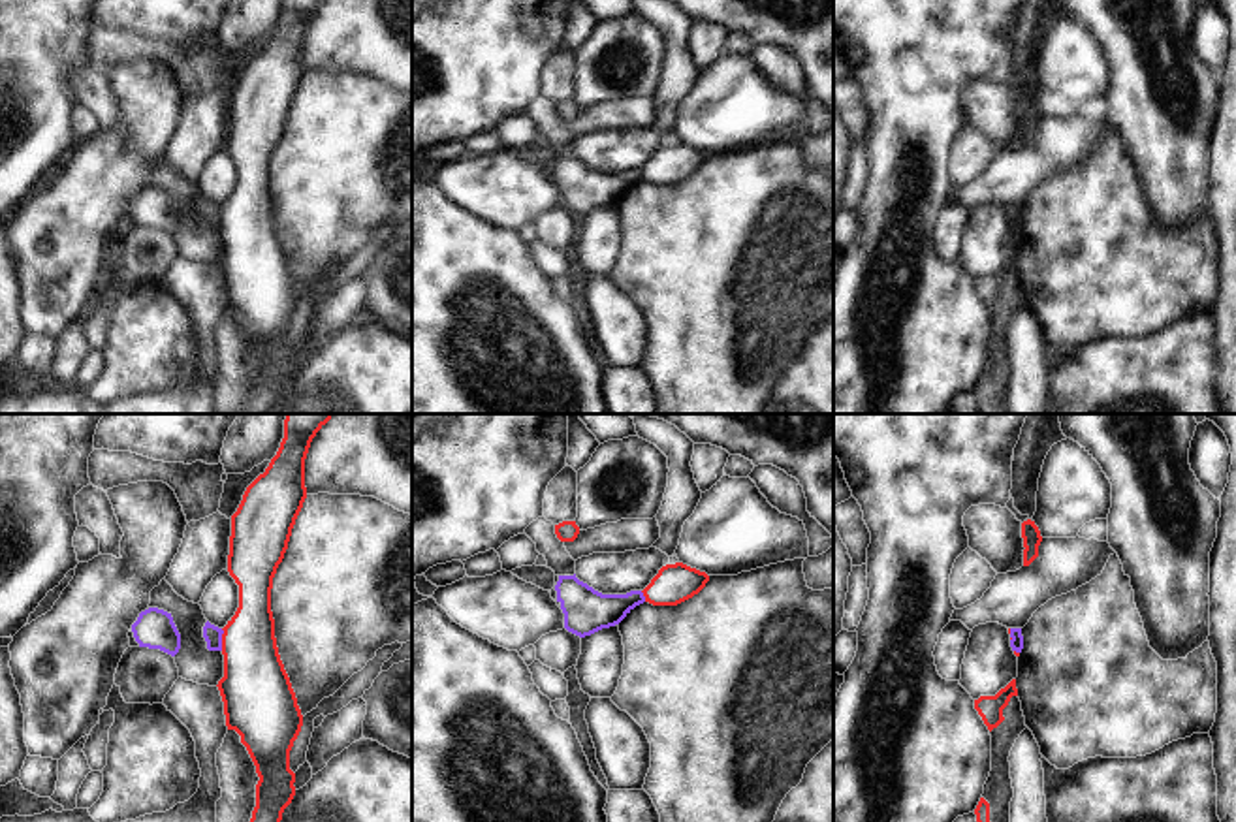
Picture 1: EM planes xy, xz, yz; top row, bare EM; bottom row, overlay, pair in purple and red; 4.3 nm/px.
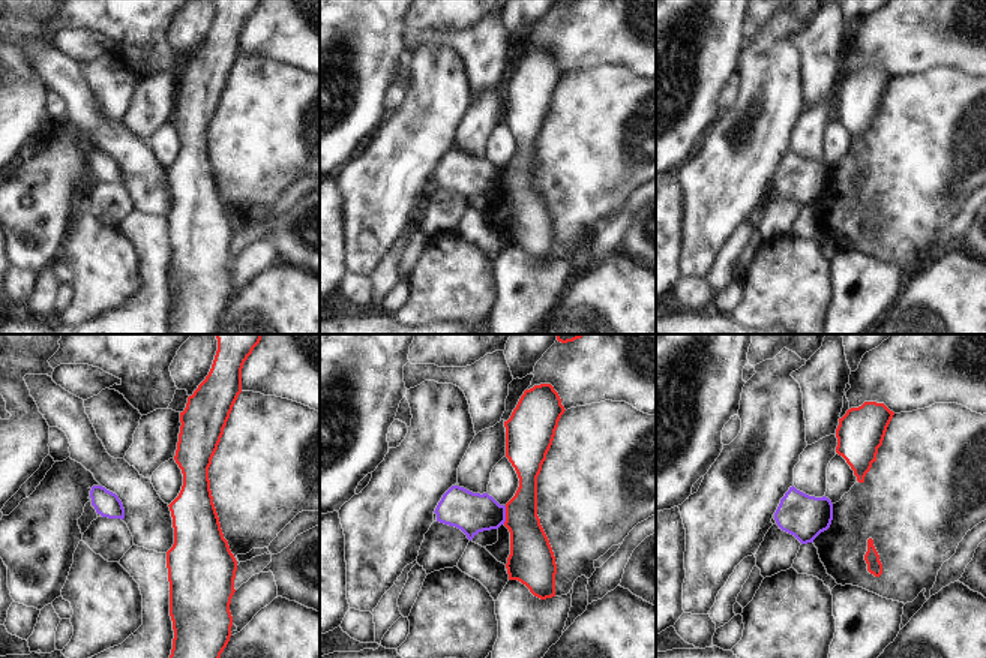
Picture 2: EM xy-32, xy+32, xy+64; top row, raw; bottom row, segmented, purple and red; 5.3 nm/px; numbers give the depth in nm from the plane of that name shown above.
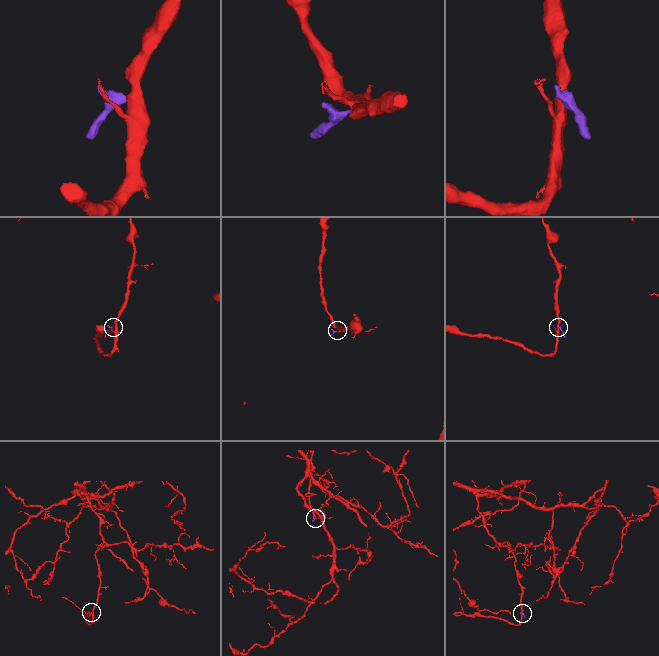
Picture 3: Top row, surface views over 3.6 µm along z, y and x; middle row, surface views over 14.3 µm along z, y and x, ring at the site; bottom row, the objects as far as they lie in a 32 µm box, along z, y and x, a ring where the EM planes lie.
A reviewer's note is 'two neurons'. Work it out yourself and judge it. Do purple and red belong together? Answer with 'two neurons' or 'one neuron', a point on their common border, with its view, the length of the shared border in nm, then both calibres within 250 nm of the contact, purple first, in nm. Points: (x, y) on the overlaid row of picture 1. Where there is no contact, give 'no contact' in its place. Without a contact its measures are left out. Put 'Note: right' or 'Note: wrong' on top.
Note: right
two neurons | xy (221, 640) | 100 nm | 80/280 nm

